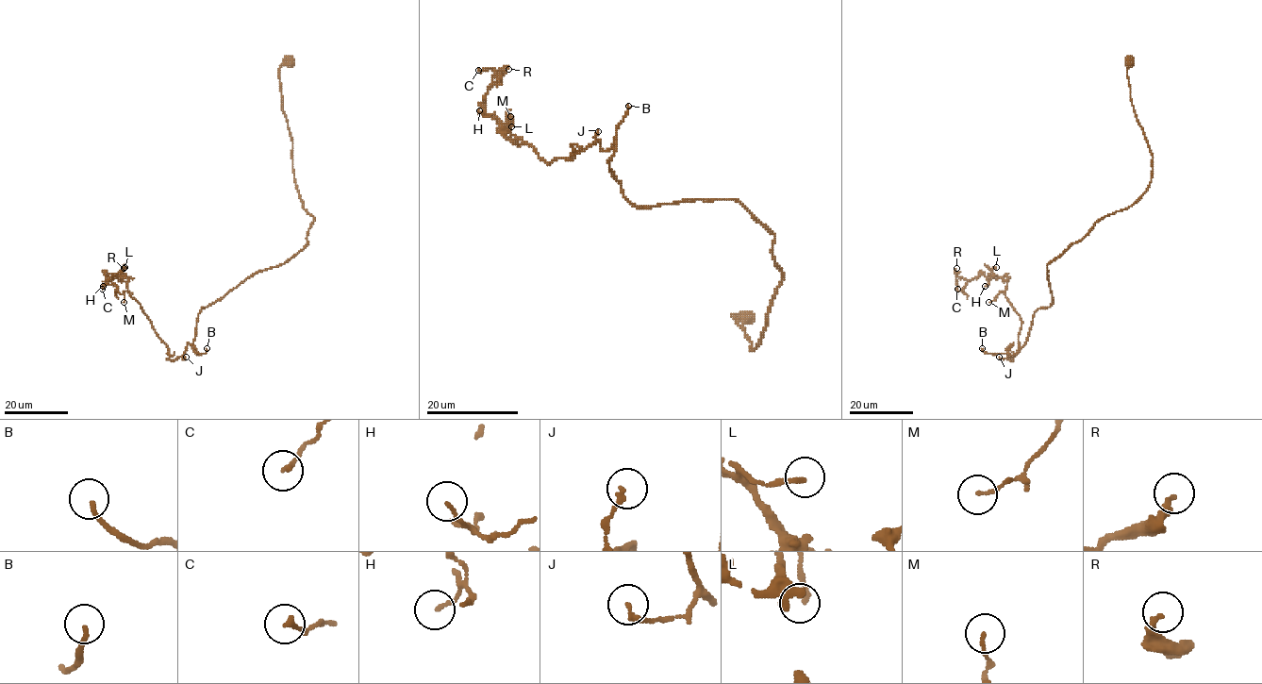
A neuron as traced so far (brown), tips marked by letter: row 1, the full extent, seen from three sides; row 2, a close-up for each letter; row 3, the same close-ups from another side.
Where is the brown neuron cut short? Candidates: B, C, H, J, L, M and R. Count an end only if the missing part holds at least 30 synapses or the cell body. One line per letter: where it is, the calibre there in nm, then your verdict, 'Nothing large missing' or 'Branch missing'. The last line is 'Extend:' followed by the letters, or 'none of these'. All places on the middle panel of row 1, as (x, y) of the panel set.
B: Place: (628, 106). Thickness 160 nm. Branch missing
C: Place: (478, 70). Thickness 200 nm. Nothing large missing
H: Place: (479, 110). Thickness 130 nm. Nothing large missing
J: Place: (598, 131). Thickness 180 nm. Nothing large missing
L: Place: (511, 126). Thickness 180 nm. Nothing large missing
M: Place: (510, 116). Thickness 120 nm. Nothing large missing
R: Place: (508, 69). Thickness 220 nm. Nothing large missing
Extend: B

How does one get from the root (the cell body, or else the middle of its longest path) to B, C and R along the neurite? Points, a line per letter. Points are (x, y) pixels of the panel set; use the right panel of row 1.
B: (1129, 59), (1131, 100), (1152, 156), (1149, 187), (1047, 265), (1052, 303), (1035, 312), (1017, 353), (982, 348)
C: (1129, 59), (1147, 190), (1047, 265), (1052, 303), (1012, 360), (1021, 320), (1006, 282), (957, 275), (957, 289)
R: (1129, 59), (1149, 187), (1047, 265), (1052, 303), (1012, 360), (1021, 320), (1006, 282), (956, 268)

